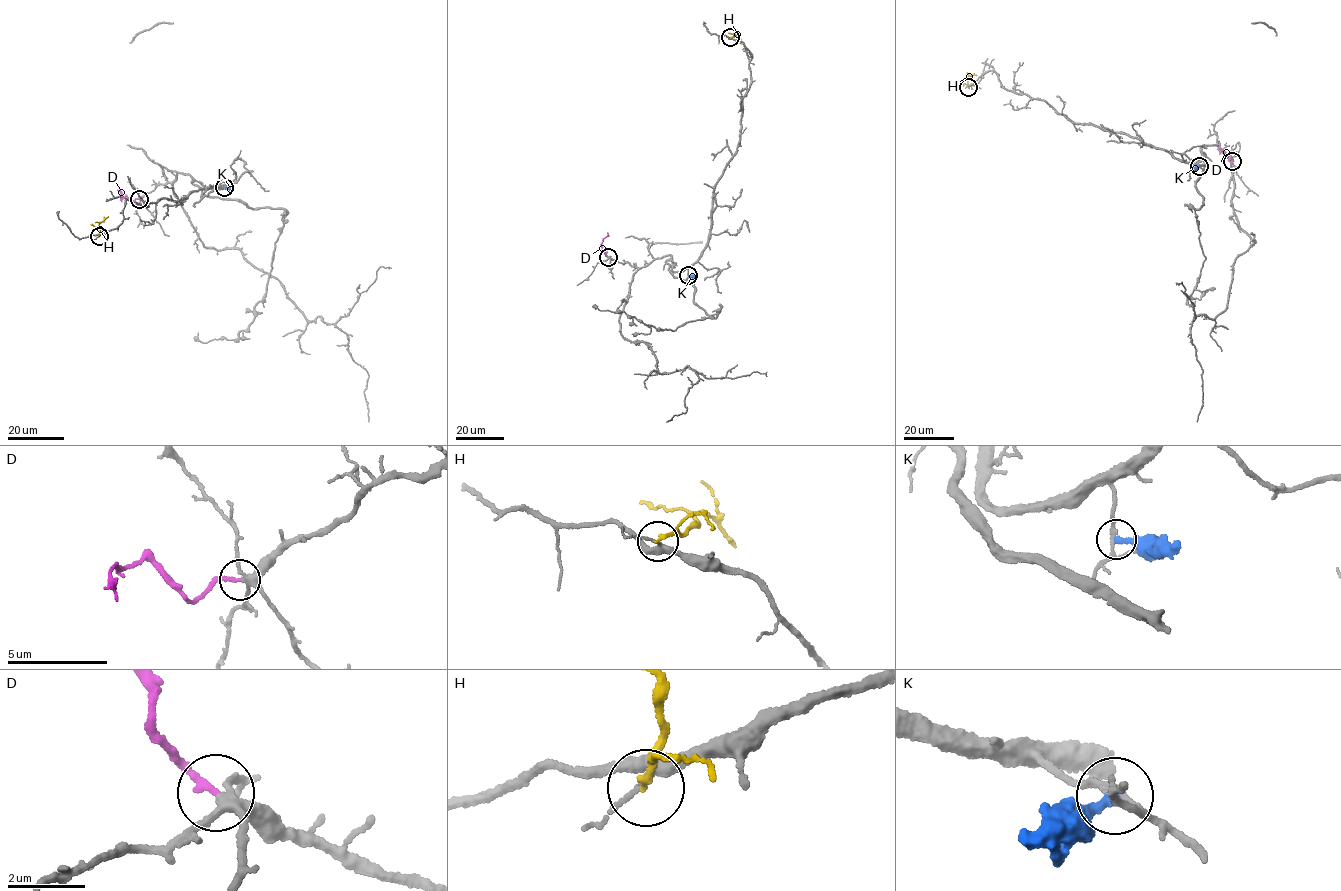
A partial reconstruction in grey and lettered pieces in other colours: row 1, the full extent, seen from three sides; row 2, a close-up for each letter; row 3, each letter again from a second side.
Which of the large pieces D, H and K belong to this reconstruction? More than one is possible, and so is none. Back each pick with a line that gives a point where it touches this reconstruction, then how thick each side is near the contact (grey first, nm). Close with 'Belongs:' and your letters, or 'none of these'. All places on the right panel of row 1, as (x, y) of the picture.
D: contact (1232, 161); calibres 240 and 180 nm
Belongs: D

